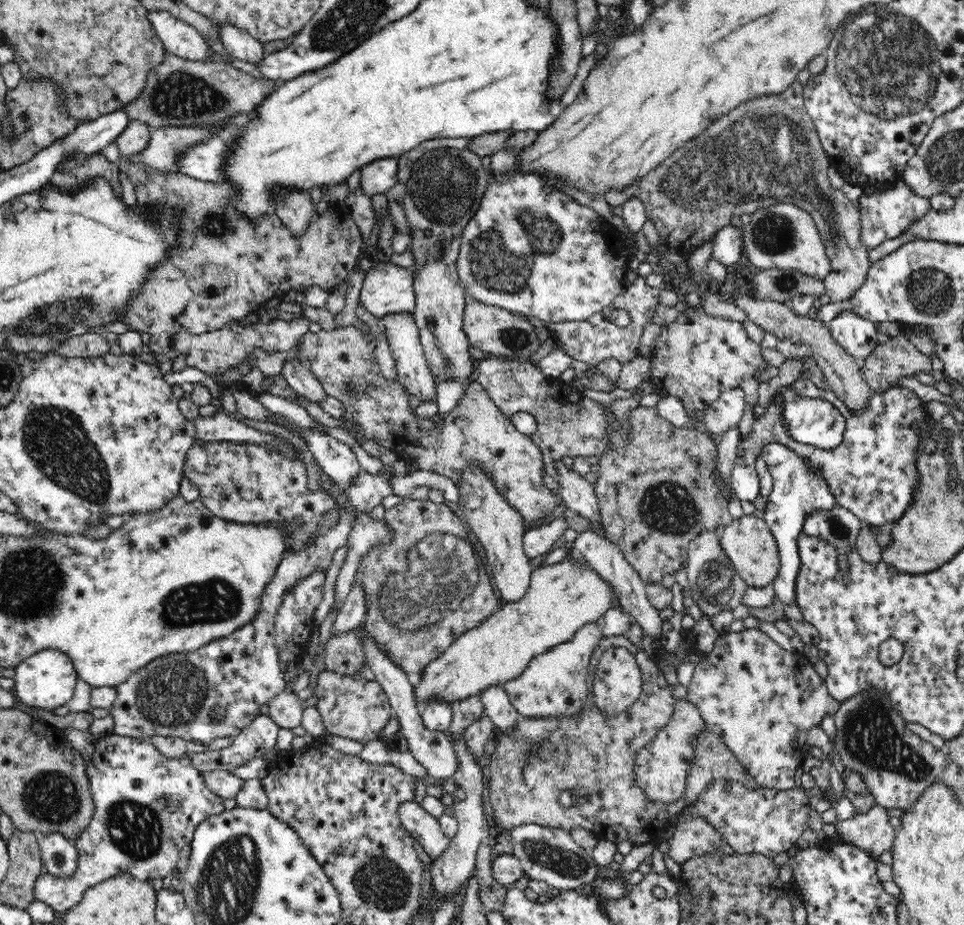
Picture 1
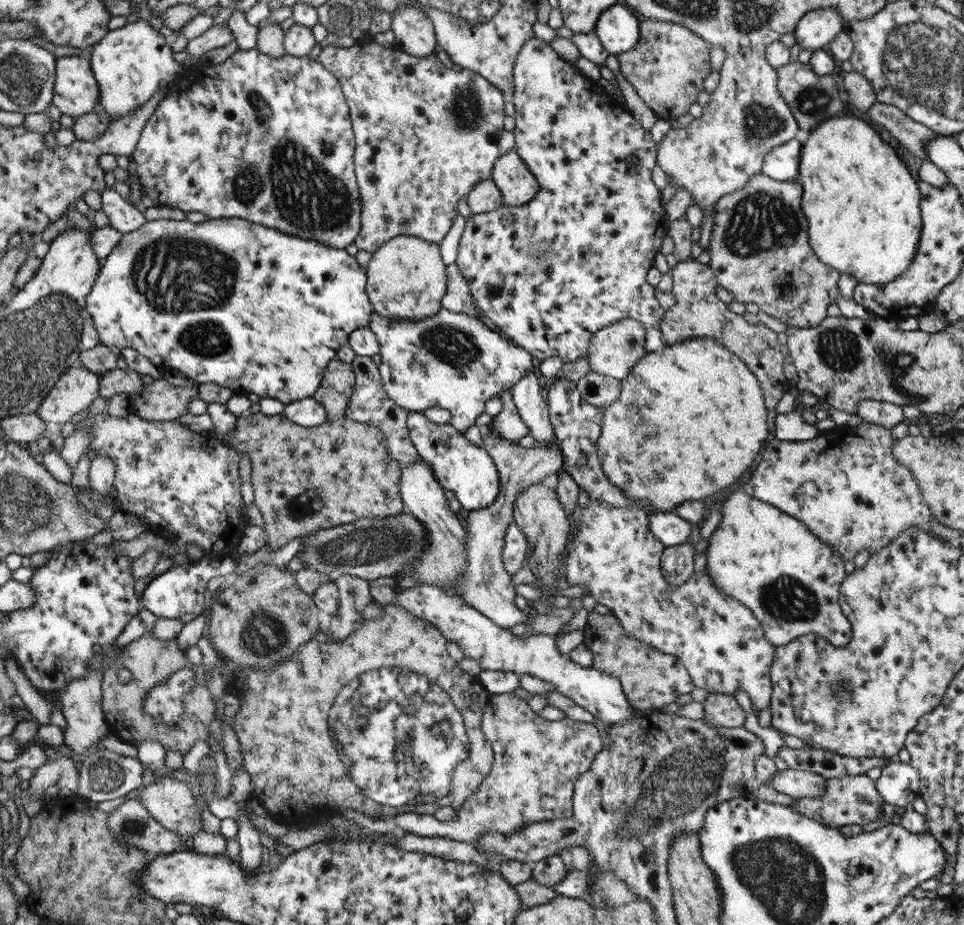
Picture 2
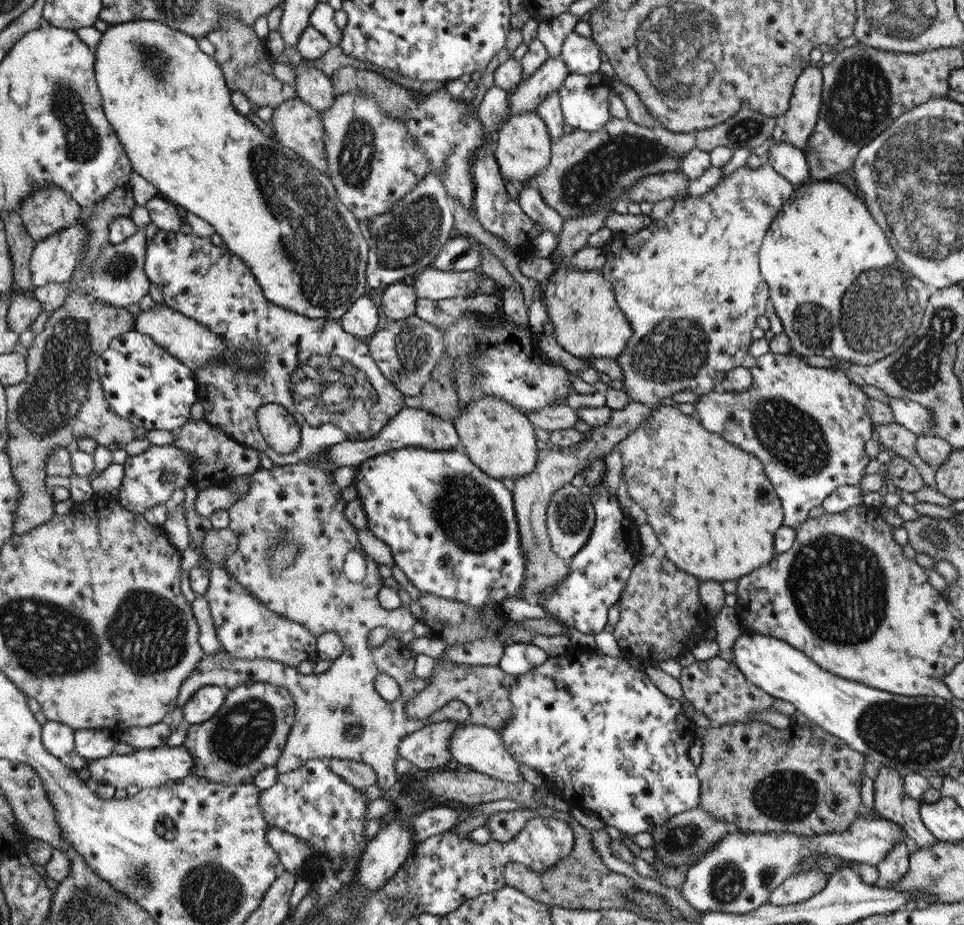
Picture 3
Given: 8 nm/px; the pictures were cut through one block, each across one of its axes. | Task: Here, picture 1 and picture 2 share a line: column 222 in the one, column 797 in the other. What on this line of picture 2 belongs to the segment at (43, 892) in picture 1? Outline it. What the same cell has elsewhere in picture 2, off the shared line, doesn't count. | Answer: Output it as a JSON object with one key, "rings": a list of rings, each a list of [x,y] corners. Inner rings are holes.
{"rings":[[[866,774],[828,778],[822,796],[796,798],[796,801],[797,805],[794,805],[794,812],[798,812],[798,814],[802,814],[810,820],[816,820],[822,826],[838,830],[848,825],[863,826],[868,823],[872,824],[876,820],[880,820],[884,814],[882,809],[884,799],[877,791],[875,780]]]}

